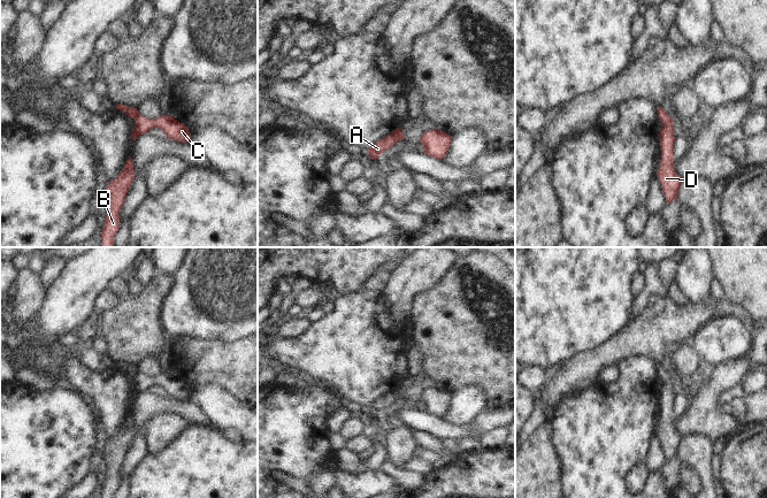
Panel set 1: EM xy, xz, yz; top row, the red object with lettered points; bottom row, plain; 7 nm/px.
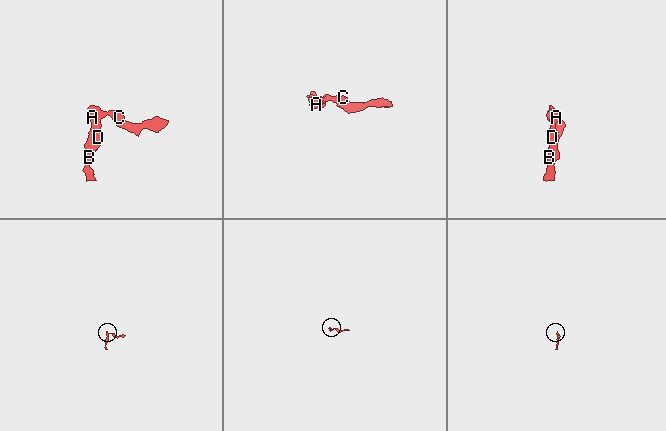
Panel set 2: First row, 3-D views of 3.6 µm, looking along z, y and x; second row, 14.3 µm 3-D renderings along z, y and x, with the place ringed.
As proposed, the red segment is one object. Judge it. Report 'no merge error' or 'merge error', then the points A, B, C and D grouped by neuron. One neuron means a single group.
merge error; A B D / C

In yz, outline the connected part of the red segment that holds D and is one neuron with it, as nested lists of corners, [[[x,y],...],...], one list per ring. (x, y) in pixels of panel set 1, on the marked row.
[[[658,108],[658,116],[664,125],[659,132],[661,160],[658,169],[658,178],[662,186],[667,204],[672,202],[678,197],[682,177],[680,177],[674,169],[674,128],[673,118],[664,110]]]

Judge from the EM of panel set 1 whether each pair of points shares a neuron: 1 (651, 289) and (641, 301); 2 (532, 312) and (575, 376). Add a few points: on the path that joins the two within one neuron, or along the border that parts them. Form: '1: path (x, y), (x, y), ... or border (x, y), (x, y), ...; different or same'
1: path (649, 292), (644, 298); same
2: border (590, 349), (577, 353), (564, 362); different

